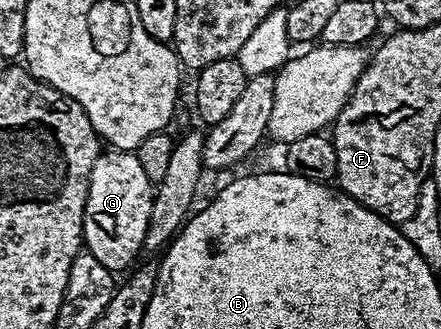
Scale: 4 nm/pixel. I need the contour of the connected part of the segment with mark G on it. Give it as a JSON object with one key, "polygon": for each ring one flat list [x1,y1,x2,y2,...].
{"polygon":[[105,151,98,162,94,162,94,170,88,177,90,186,84,211,84,248,113,274,123,273,133,267,132,259,141,255,147,222,150,221,154,186,142,171,142,162,138,162,138,158,130,152]]}

